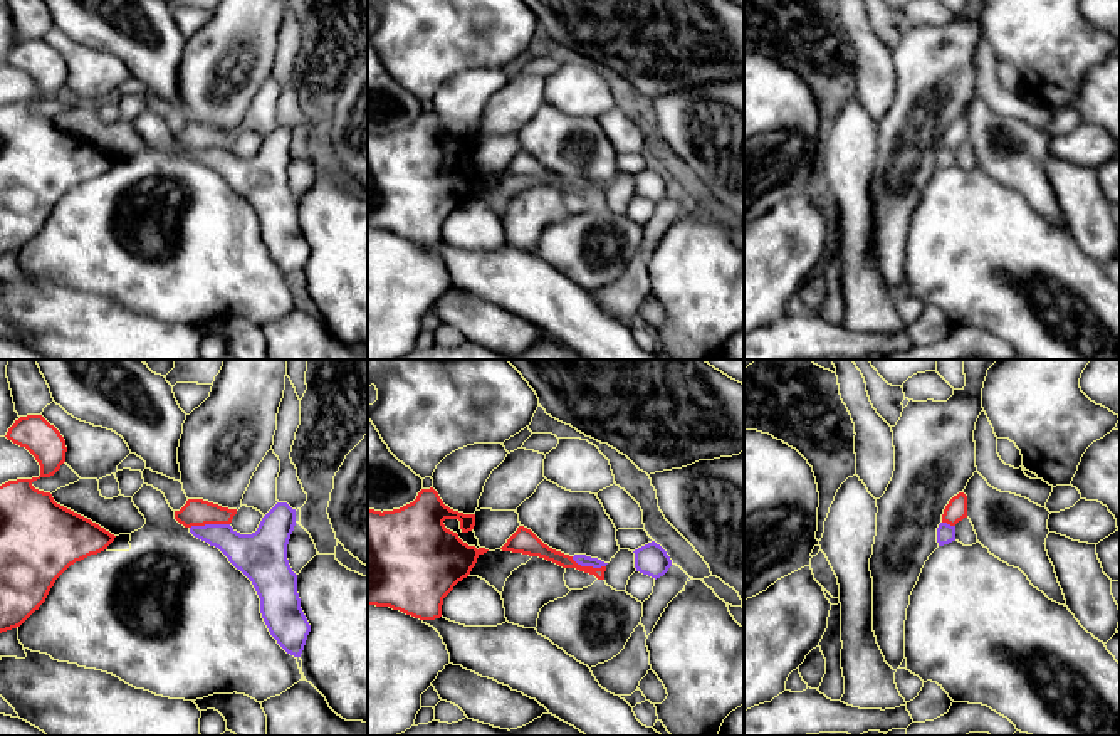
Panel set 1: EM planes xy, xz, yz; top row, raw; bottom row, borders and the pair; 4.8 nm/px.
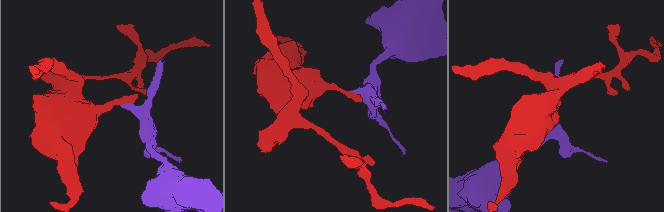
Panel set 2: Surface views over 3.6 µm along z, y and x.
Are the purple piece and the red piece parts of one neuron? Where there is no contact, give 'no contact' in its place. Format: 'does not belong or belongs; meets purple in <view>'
does not belong; meets purple in xy

